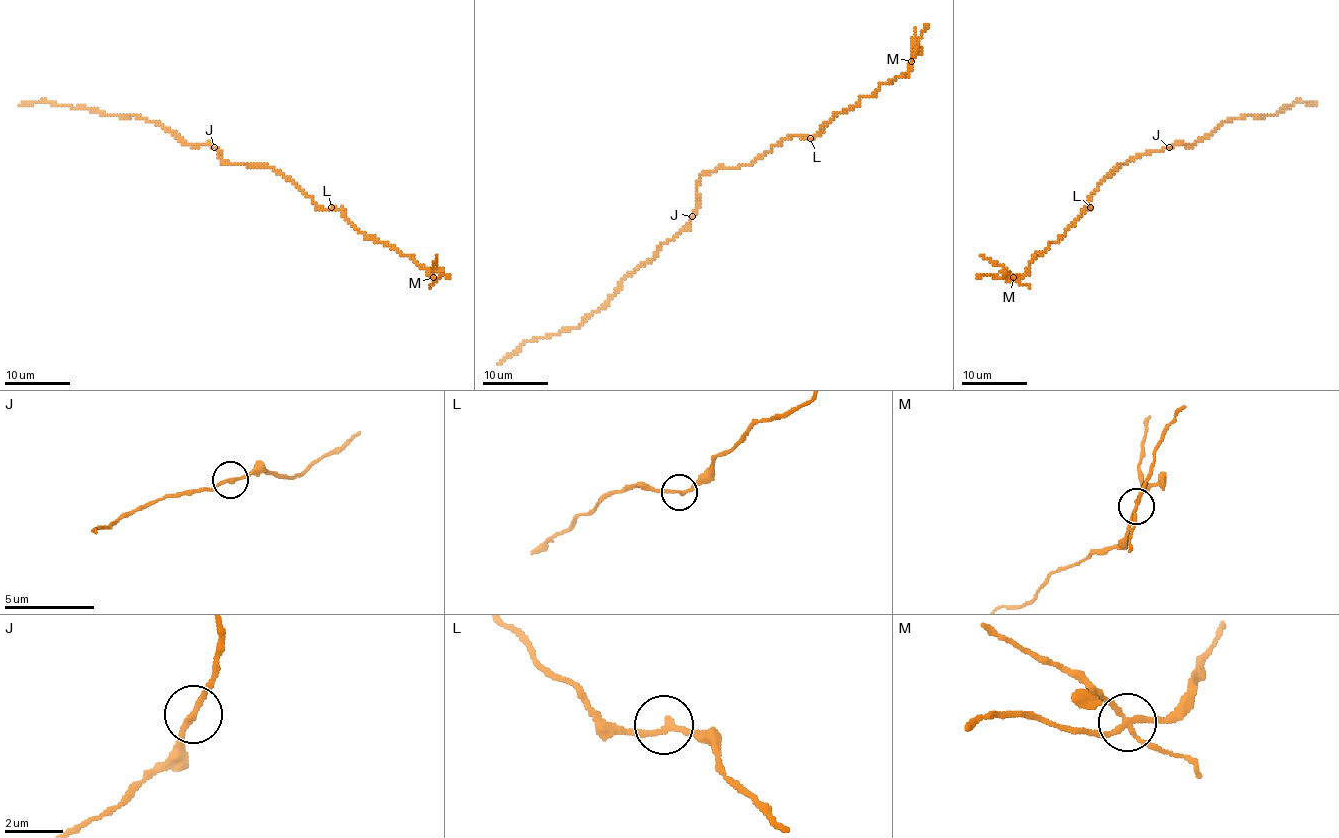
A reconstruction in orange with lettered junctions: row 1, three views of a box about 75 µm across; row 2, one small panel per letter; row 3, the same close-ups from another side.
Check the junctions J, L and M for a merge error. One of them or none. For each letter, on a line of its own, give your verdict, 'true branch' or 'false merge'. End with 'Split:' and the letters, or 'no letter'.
J: true branch
L: true branch
M: false merge
Split: M

